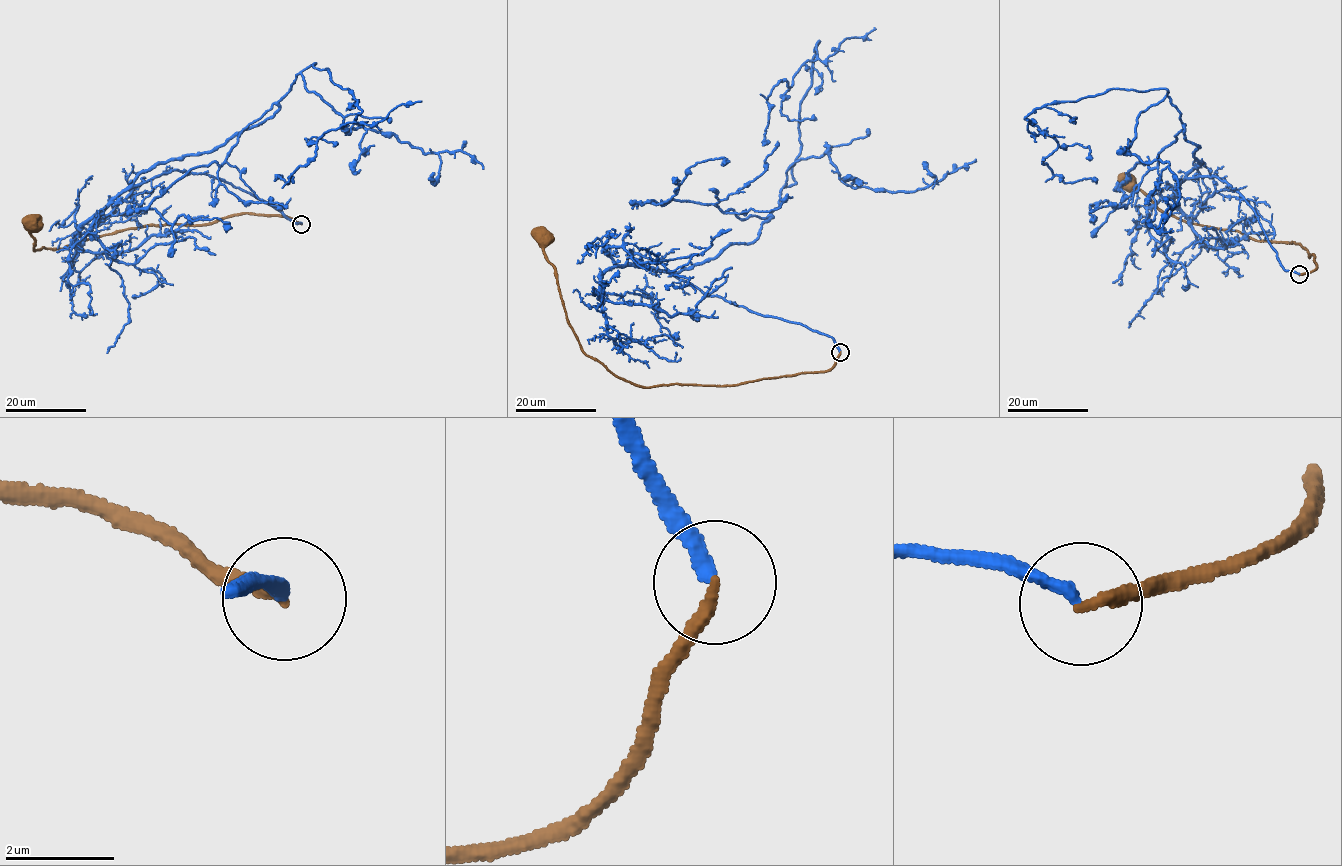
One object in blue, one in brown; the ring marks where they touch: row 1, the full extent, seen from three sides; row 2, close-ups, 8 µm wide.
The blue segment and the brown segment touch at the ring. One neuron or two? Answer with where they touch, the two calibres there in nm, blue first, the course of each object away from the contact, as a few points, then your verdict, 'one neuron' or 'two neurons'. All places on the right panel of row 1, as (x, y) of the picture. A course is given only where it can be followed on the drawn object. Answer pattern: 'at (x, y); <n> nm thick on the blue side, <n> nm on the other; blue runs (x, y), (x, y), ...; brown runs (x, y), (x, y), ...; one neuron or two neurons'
at (1299, 274); 240 nm thick on the blue side, 220 nm on the other; blue runs (1299, 274), (1231, 186), (1187, 178), (1205, 165), (1167, 90), (1028, 114), (1058, 144), (1054, 174), (1096, 183); brown runs (1299, 274), (1317, 267), (1312, 253), (1294, 241), (1253, 239), (1237, 230), (1185, 222), (1163, 213), (1126, 181); two neurons

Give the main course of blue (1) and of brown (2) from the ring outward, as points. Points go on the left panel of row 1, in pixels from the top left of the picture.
1: (301, 223), (204, 174), (133, 183), (269, 118), (295, 76), (326, 68), (361, 112), (274, 180)
2: (301, 223), (285, 216), (230, 215), (202, 224), (124, 229), (35, 251), (29, 231), (35, 222)

